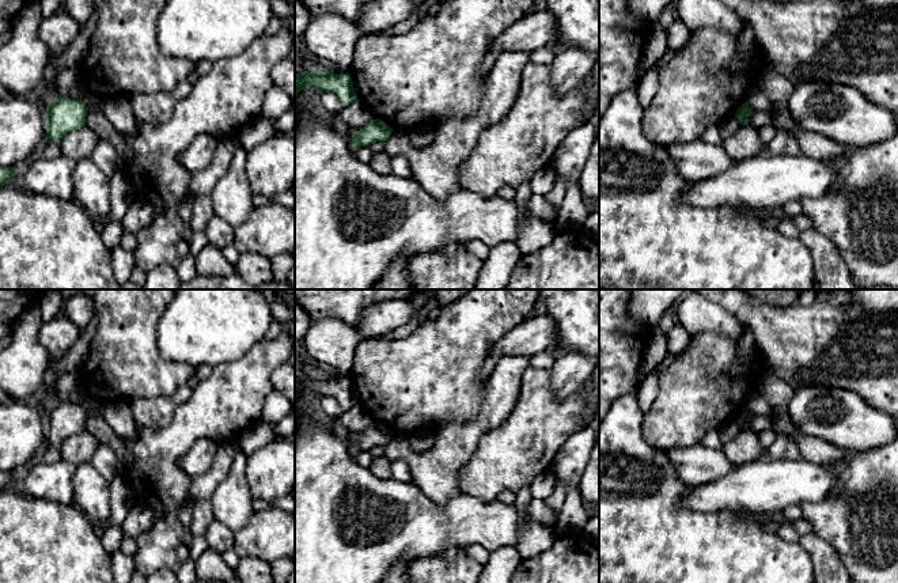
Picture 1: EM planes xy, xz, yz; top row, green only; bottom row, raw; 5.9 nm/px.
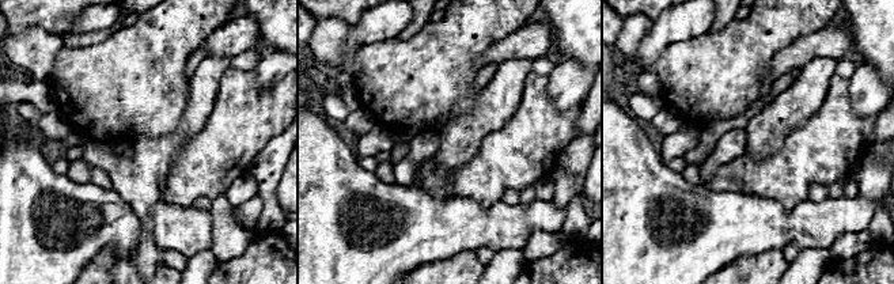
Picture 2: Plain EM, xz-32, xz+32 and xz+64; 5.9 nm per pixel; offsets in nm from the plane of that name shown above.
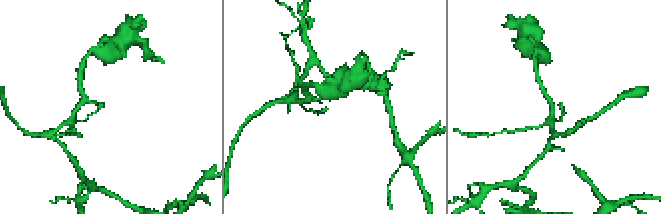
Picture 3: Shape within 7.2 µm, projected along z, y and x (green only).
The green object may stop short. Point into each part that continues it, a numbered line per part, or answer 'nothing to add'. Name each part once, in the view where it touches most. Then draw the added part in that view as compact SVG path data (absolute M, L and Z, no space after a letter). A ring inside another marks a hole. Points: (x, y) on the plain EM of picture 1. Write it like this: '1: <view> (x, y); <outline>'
nothing to add

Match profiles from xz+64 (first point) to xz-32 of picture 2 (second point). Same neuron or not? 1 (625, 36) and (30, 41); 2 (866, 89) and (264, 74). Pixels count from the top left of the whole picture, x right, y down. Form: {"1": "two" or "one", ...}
{"1": "one", "2": "one"}

